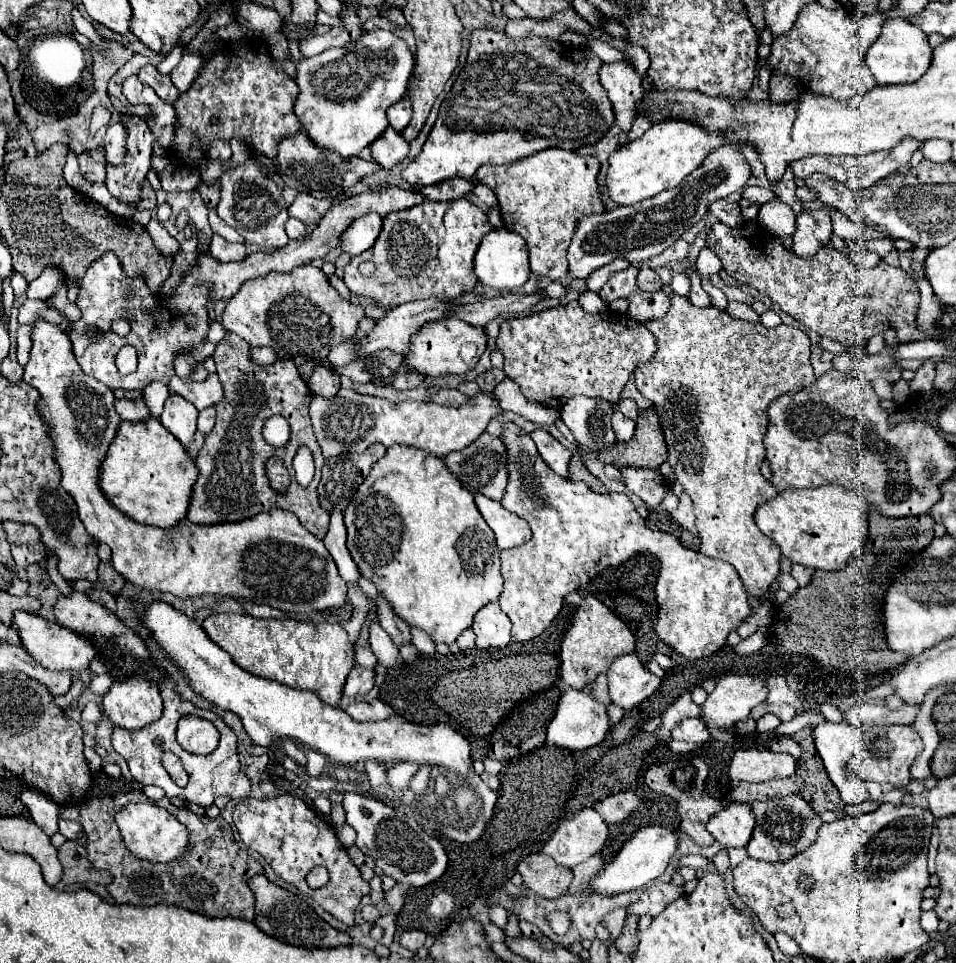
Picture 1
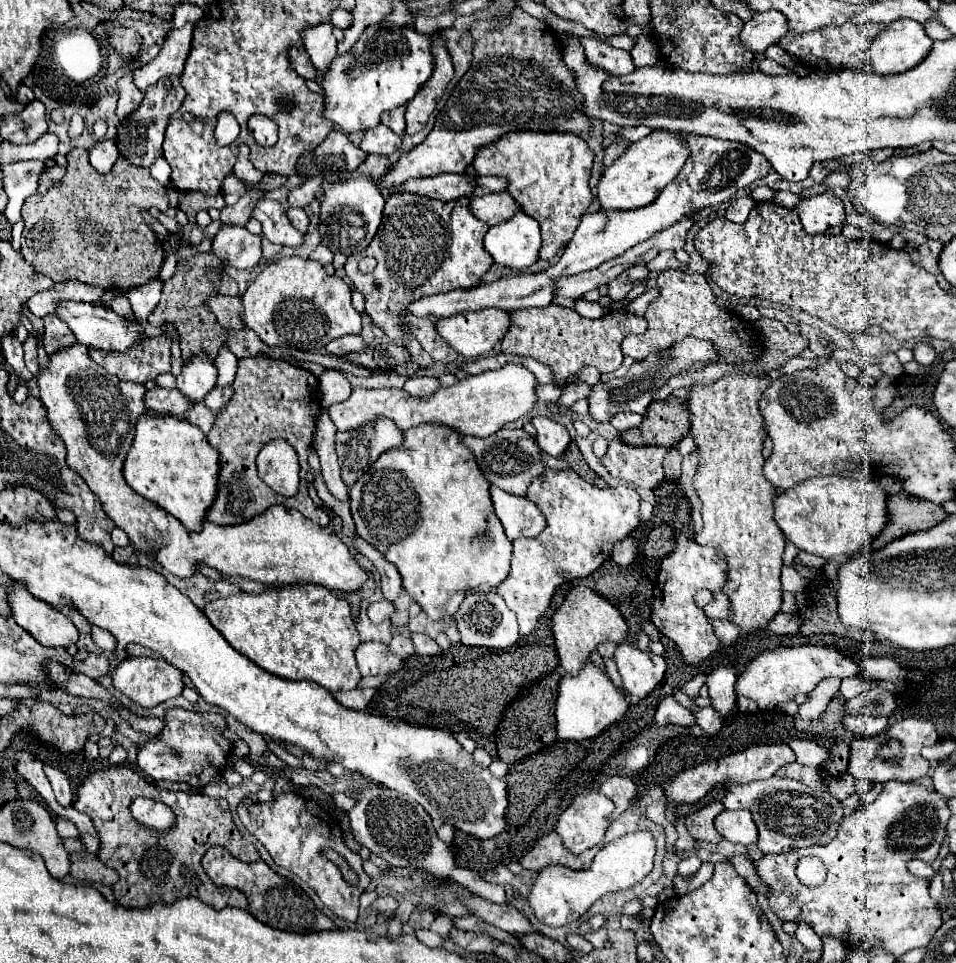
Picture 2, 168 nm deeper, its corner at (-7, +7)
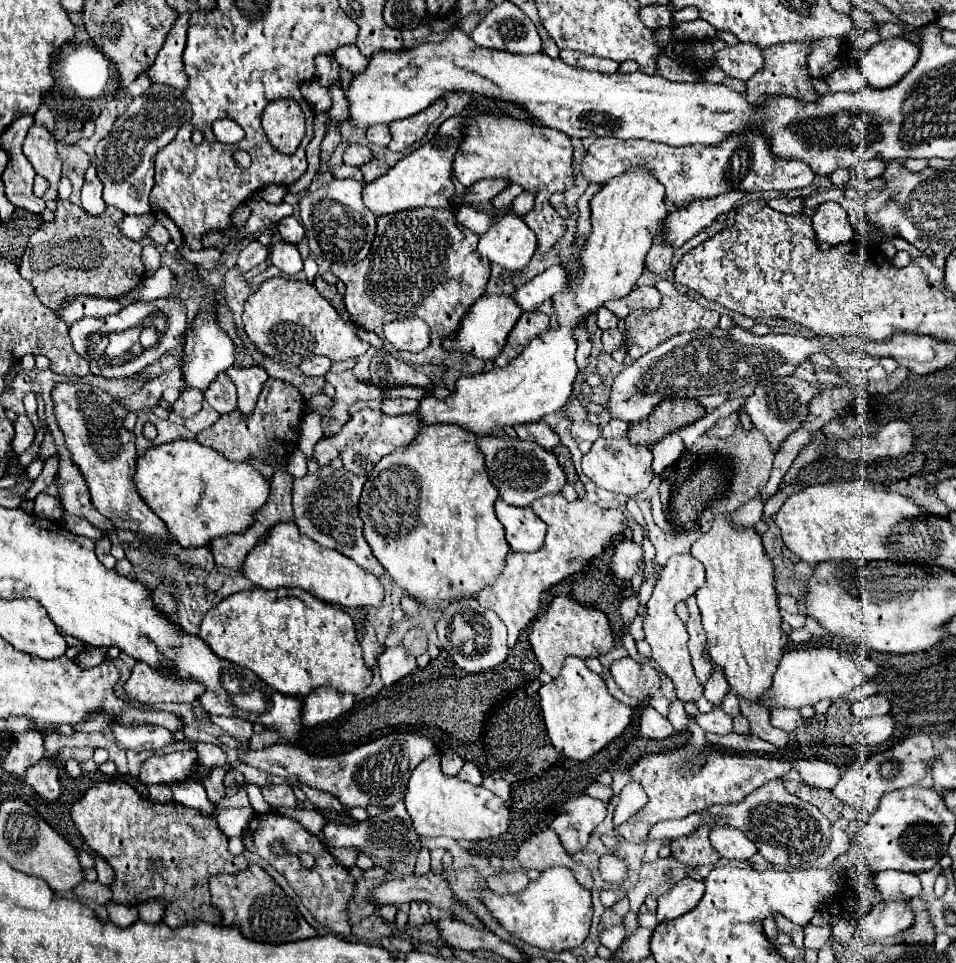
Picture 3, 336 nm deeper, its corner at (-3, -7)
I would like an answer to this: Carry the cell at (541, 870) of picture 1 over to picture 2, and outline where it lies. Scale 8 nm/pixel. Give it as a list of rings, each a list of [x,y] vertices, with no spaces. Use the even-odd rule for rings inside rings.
[[[550,832],[550,834],[544,834],[542,838],[538,838],[536,844],[532,846],[532,850],[522,856],[520,864],[522,864],[522,868],[532,870],[532,872],[540,872],[548,864],[562,864],[572,870],[582,870],[580,858],[576,854],[570,854],[570,850],[566,850],[560,834],[556,834],[556,832]]]

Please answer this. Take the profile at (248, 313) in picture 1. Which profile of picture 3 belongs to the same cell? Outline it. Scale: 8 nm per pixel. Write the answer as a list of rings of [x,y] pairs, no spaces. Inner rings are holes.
[[[268,278],[246,298],[242,322],[256,348],[282,364],[298,366],[310,356],[328,356],[332,362],[342,362],[358,358],[368,350],[368,344],[356,338],[352,324],[346,324],[336,308],[308,280]]]

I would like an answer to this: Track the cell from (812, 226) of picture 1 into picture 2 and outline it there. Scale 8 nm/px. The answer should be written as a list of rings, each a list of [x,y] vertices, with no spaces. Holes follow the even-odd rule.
[[[834,192],[800,200],[796,212],[800,214],[802,226],[808,234],[824,234],[832,226],[842,226],[846,218],[844,206]]]

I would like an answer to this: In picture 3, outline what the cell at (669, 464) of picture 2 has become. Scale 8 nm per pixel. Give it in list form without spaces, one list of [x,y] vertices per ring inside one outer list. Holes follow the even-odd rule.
[[[672,432],[672,434],[664,436],[660,442],[656,442],[652,446],[652,454],[654,454],[652,468],[656,474],[660,474],[662,470],[672,466],[684,454],[684,442],[682,442],[680,434]]]

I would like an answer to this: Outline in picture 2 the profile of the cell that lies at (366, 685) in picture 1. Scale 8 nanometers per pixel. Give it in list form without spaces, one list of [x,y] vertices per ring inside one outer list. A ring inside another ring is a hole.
[[[364,642],[356,650],[356,660],[362,676],[372,674],[390,674],[398,672],[404,666],[404,660],[388,650],[388,644],[382,642]]]

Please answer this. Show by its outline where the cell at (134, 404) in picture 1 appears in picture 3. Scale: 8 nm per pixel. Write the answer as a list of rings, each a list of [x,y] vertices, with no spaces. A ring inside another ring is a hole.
[[[184,388],[180,398],[170,406],[170,412],[180,418],[190,418],[198,414],[202,408],[202,392],[194,392],[192,388]]]

